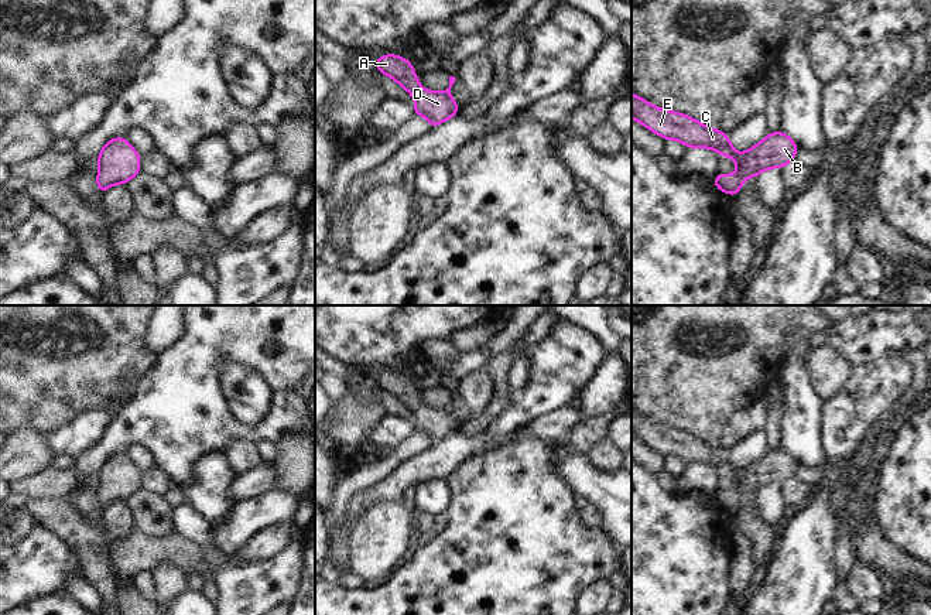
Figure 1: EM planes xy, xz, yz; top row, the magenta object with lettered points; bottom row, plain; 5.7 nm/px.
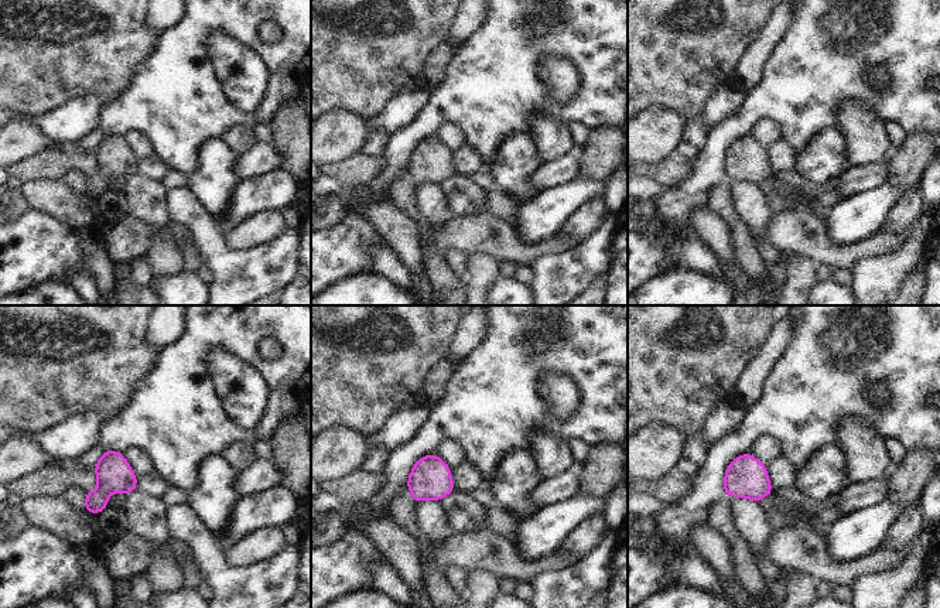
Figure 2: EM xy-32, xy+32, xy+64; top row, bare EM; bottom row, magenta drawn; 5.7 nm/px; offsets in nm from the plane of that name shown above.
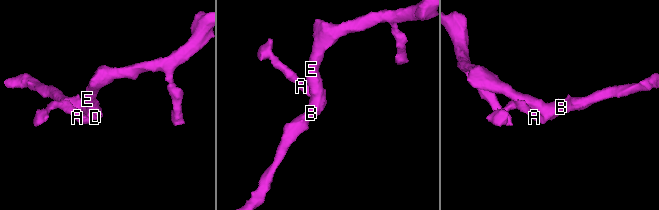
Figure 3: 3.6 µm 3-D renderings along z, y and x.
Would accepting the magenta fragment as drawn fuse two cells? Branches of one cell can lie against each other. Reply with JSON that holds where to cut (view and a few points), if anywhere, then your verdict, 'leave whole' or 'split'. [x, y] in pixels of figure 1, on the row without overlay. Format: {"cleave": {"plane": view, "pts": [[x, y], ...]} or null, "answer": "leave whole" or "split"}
{"cleave": null, "answer": "leave whole"}

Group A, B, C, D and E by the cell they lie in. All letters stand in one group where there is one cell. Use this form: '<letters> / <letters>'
A B C D E

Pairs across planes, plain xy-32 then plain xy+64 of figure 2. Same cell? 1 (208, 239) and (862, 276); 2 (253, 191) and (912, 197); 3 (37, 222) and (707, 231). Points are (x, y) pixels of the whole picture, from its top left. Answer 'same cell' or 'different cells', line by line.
1: same cell
2: different cells
3: different cells

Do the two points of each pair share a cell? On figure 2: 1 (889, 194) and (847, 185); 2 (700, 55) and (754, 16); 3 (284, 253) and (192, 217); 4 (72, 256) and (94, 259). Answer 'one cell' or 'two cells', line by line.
1: two cells
2: one cell
3: one cell
4: two cells

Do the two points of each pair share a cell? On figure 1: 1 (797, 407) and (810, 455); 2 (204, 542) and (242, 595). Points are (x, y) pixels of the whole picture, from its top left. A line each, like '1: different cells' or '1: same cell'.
1: same cell
2: same cell

